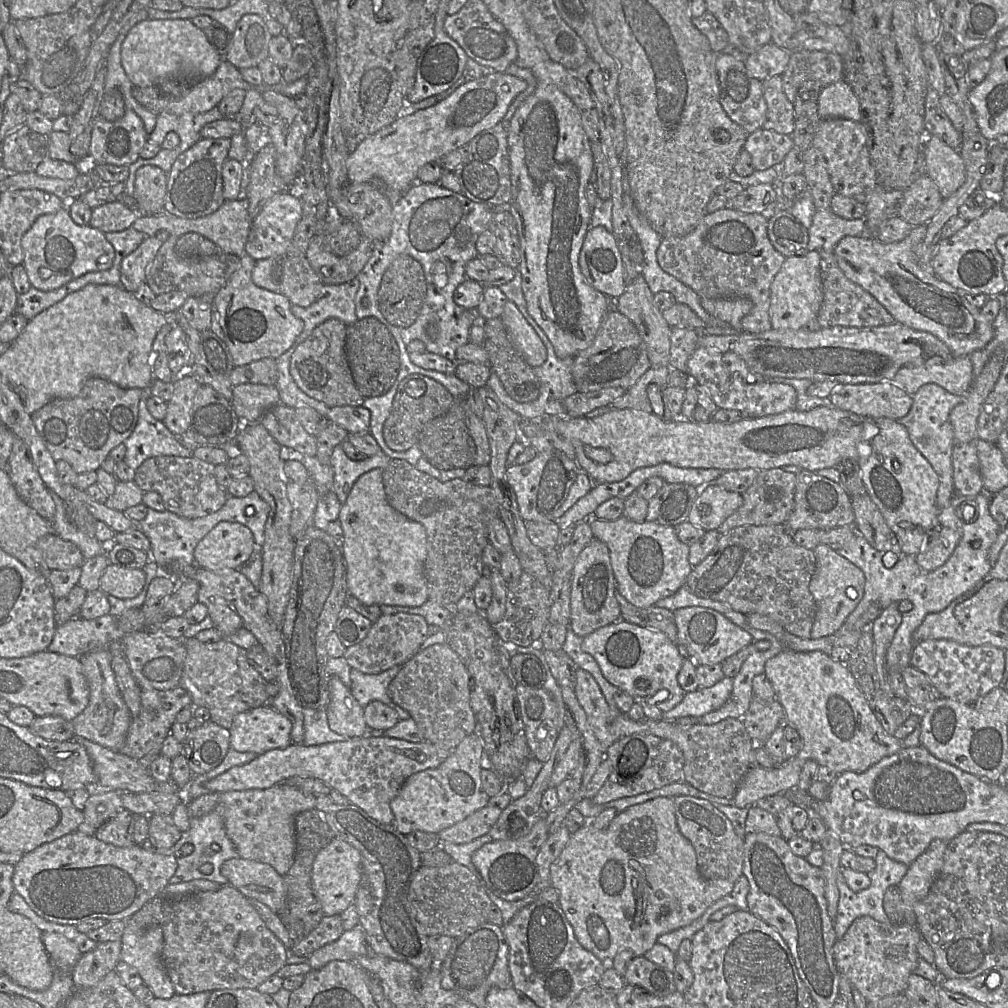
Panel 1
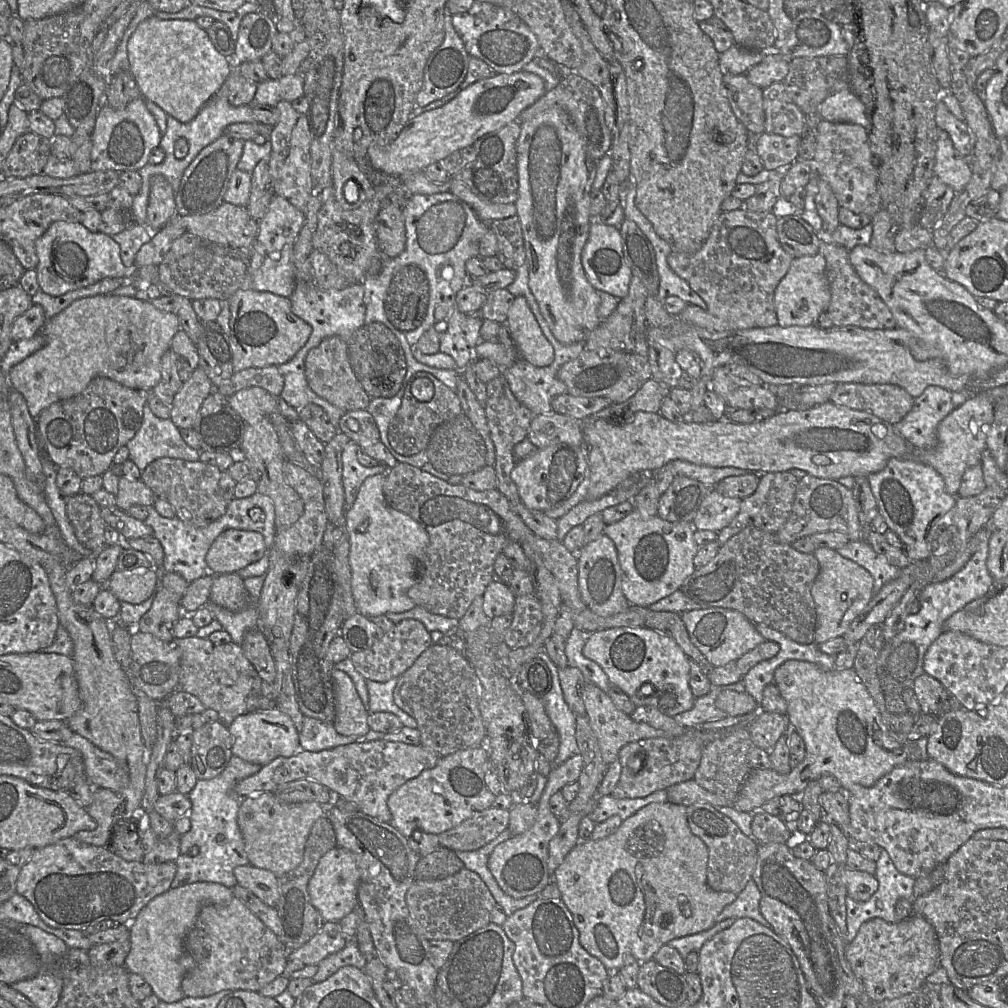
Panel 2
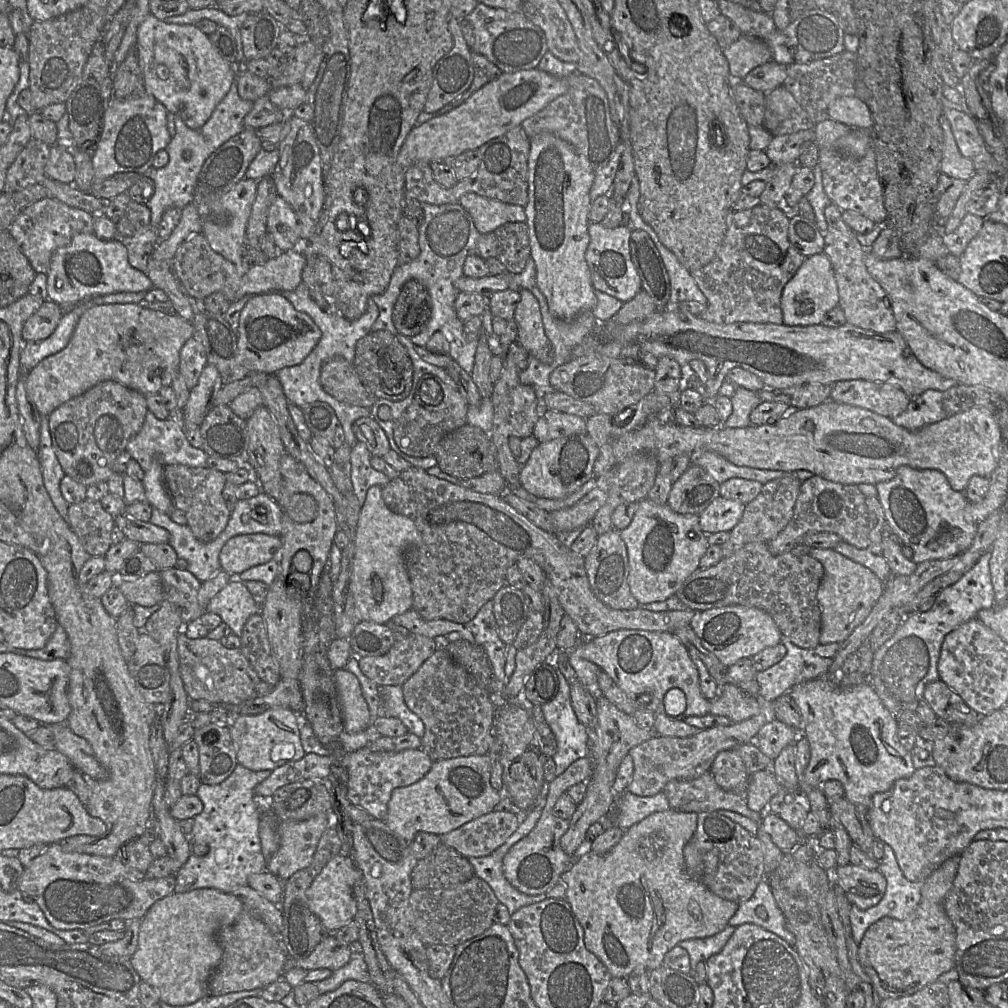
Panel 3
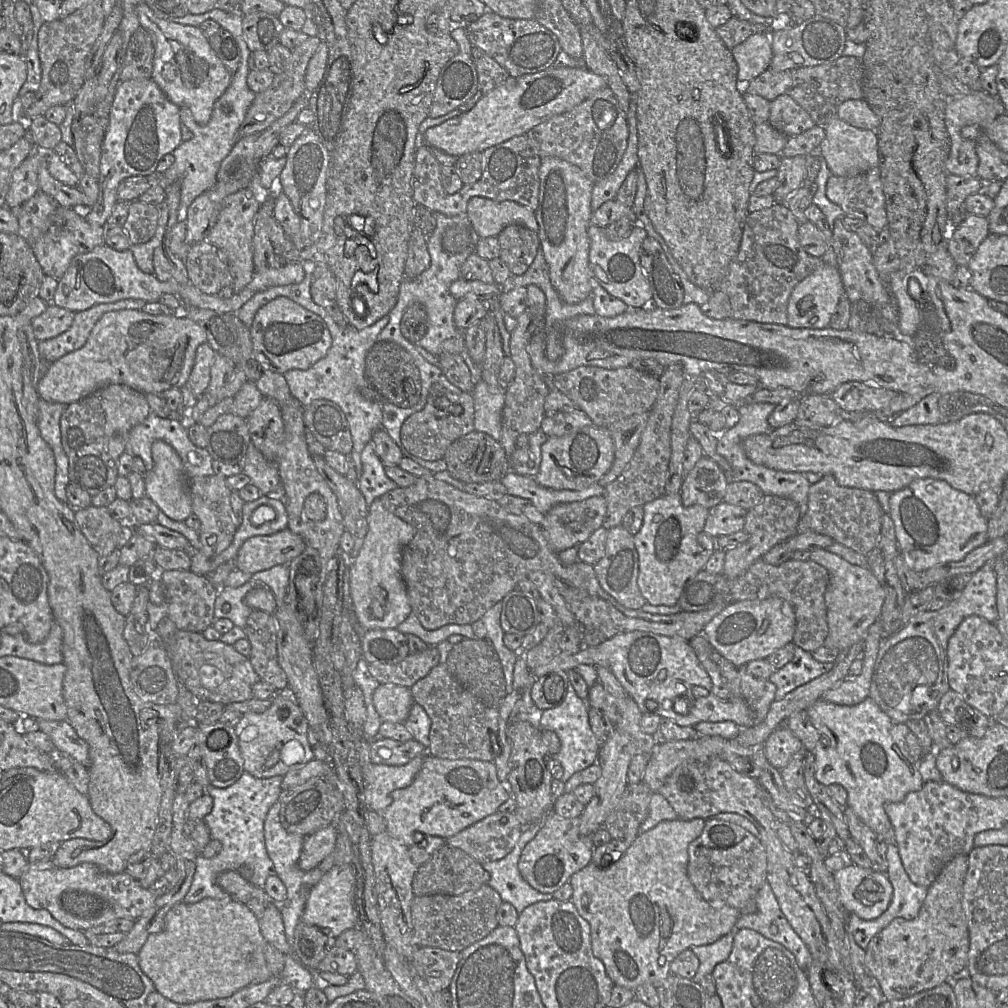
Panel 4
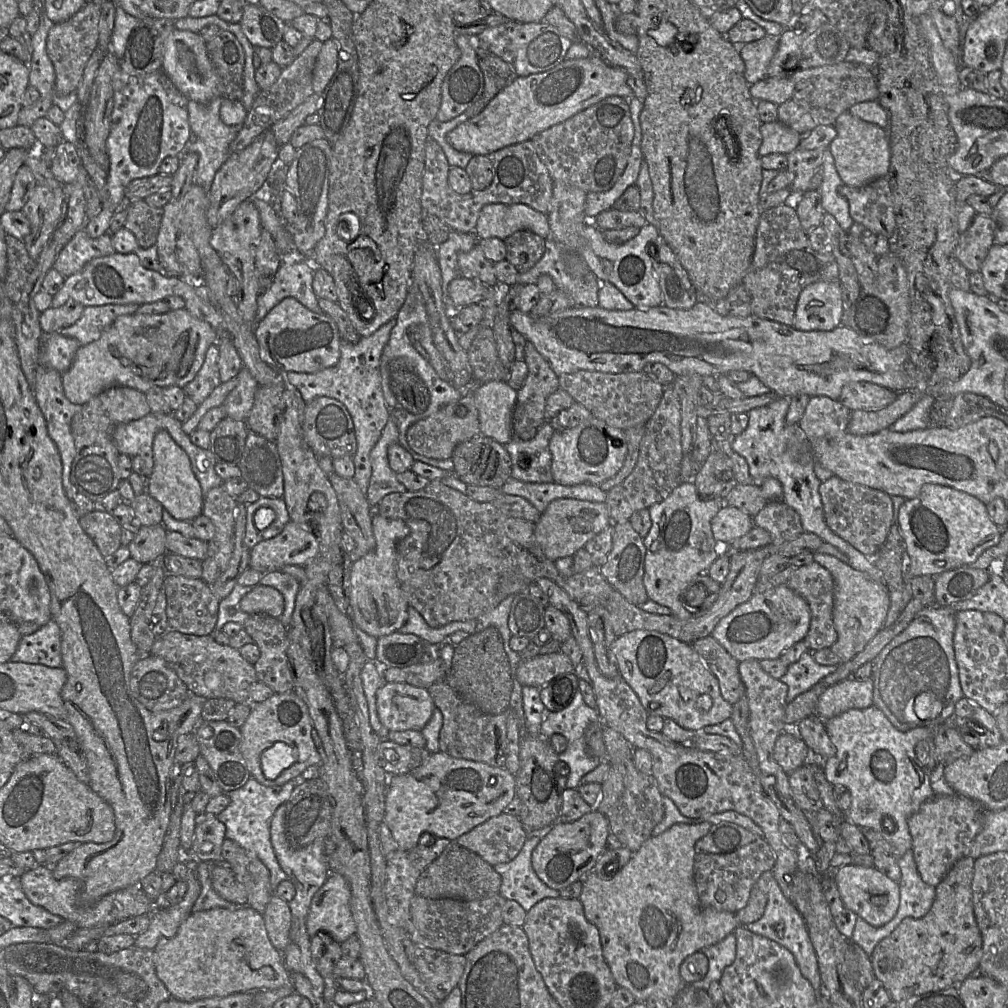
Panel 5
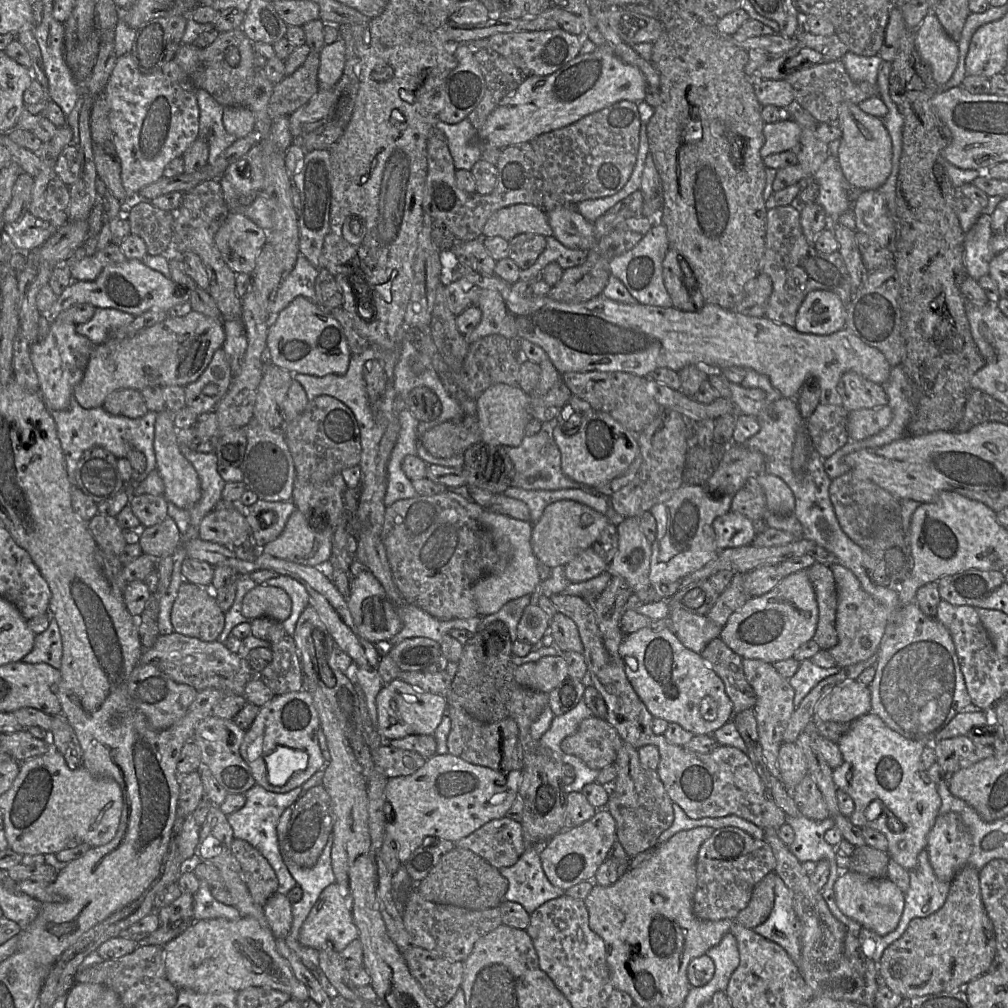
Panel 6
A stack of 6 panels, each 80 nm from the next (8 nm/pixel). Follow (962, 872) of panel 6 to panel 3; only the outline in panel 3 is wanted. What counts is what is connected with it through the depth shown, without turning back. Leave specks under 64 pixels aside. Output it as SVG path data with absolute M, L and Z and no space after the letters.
M960 856L944 861L922 882L921 900L904 920L883 917L866 930L858 944L858 959L883 999L914 994L955 966L956 931L945 912L945 897L953 886Z

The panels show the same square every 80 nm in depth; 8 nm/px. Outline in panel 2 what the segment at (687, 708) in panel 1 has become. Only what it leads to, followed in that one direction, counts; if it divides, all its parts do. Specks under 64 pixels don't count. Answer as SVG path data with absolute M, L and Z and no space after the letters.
M742 680L725 686L712 686L704 696L695 697L693 707L685 712L675 715L675 721L687 728L699 728L703 723L722 719L728 714L715 705L716 698L723 690L745 691Z

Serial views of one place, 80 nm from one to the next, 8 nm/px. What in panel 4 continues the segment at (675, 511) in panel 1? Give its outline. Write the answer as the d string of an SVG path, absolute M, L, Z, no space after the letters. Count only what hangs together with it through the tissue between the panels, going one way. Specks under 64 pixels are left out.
M703 457L685 476L680 489L685 507L700 505L712 508L723 502L729 480L725 472L711 458Z

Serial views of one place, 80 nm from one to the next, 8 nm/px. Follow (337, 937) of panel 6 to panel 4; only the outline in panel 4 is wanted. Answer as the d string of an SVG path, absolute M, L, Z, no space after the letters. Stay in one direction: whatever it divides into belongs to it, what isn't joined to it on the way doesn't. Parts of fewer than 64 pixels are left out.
M351 865L332 867L310 891L302 921L326 930L334 938L358 926L358 913L353 903L355 883Z

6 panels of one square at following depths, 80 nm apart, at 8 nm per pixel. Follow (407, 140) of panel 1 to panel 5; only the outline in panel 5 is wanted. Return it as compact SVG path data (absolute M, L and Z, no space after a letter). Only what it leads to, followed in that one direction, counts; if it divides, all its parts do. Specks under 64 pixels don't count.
M597 54L582 59L564 60L547 72L516 78L481 113L450 131L447 141L457 151L473 156L489 156L504 147L529 141L536 134L610 96L632 98L633 92L627 78L625 70L609 65Z

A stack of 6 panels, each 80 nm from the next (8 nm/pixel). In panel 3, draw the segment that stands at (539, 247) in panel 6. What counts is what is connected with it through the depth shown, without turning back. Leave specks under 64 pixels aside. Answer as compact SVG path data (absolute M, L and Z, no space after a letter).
M508 222L498 227L494 234L498 240L497 257L507 272L521 273L531 257L529 229L525 222Z

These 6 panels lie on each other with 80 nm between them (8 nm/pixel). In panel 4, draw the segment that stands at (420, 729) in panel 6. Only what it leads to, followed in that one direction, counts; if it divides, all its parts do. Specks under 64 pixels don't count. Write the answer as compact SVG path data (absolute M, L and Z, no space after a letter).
M380 684L373 694L373 704L382 721L404 723L414 704L411 690L395 684Z

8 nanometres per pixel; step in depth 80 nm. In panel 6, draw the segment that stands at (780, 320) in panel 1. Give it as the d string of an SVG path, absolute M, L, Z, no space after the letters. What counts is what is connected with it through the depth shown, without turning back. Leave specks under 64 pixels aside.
M814 290L803 300L796 317L795 329L800 333L830 335L846 327L847 306L838 295L825 290Z

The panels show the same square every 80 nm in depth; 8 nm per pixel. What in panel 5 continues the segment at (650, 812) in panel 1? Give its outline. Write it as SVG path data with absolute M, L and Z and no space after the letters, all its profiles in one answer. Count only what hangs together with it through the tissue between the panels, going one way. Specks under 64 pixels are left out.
M701 822L699 824L674 824L661 834L651 836L647 839L641 847L632 854L629 862L622 867L618 873L611 879L603 879L598 877L595 873L589 873L582 879L582 891L579 900L583 905L586 919L593 924L600 936L602 954L609 966L612 976L620 988L627 989L635 998L637 1002L644 1002L651 996L658 997L664 1001L673 1003L675 997L682 989L685 983L679 973L679 967L682 961L689 955L699 952L702 948L712 946L730 933L733 933L738 926L735 913L727 911L717 911L712 908L703 907L697 896L697 891L694 882L693 865L695 855L695 844L698 840L703 838L710 830L712 824L708 822Z

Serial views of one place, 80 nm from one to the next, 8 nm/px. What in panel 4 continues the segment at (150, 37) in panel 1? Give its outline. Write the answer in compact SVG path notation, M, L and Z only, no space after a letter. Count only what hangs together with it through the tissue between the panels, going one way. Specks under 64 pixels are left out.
M145 2L137 6L136 13L140 26L154 36L155 53L151 79L170 101L179 107L188 107L198 124L206 124L211 118L215 102L230 85L232 74L217 57L199 27L161 19Z

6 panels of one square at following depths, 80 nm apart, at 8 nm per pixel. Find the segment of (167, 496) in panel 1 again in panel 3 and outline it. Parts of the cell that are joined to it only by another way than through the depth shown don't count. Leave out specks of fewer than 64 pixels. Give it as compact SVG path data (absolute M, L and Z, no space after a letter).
M168 464L163 470L164 485L172 499L174 508L182 511L187 526L197 539L210 542L226 528L231 516L222 492L227 481L226 475L209 467L189 467L181 464Z

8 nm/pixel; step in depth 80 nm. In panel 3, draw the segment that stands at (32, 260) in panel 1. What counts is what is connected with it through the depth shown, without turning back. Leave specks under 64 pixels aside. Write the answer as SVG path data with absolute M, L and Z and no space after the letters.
M81 233L74 236L71 242L57 249L50 260L47 276L48 298L58 305L73 305L87 297L104 296L118 292L147 292L155 288L149 277L133 268L128 261L126 247L118 240L101 240L94 234Z

